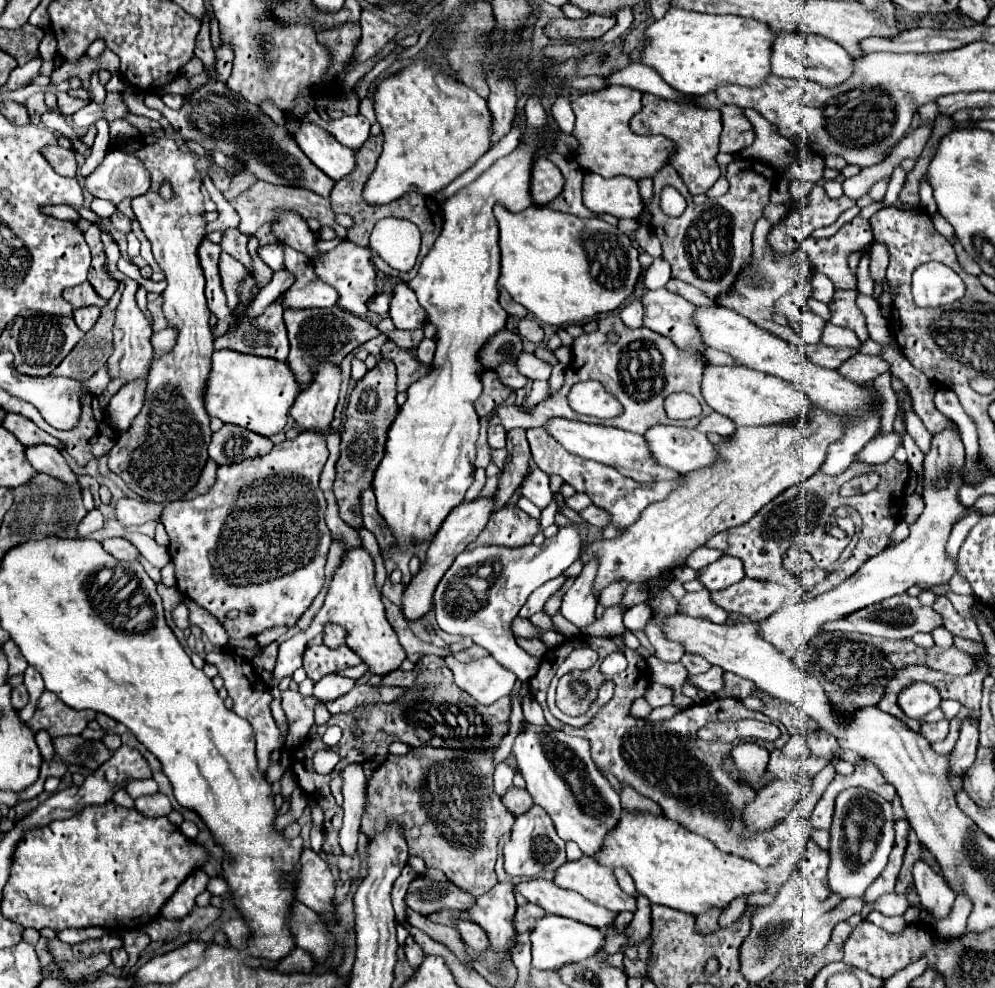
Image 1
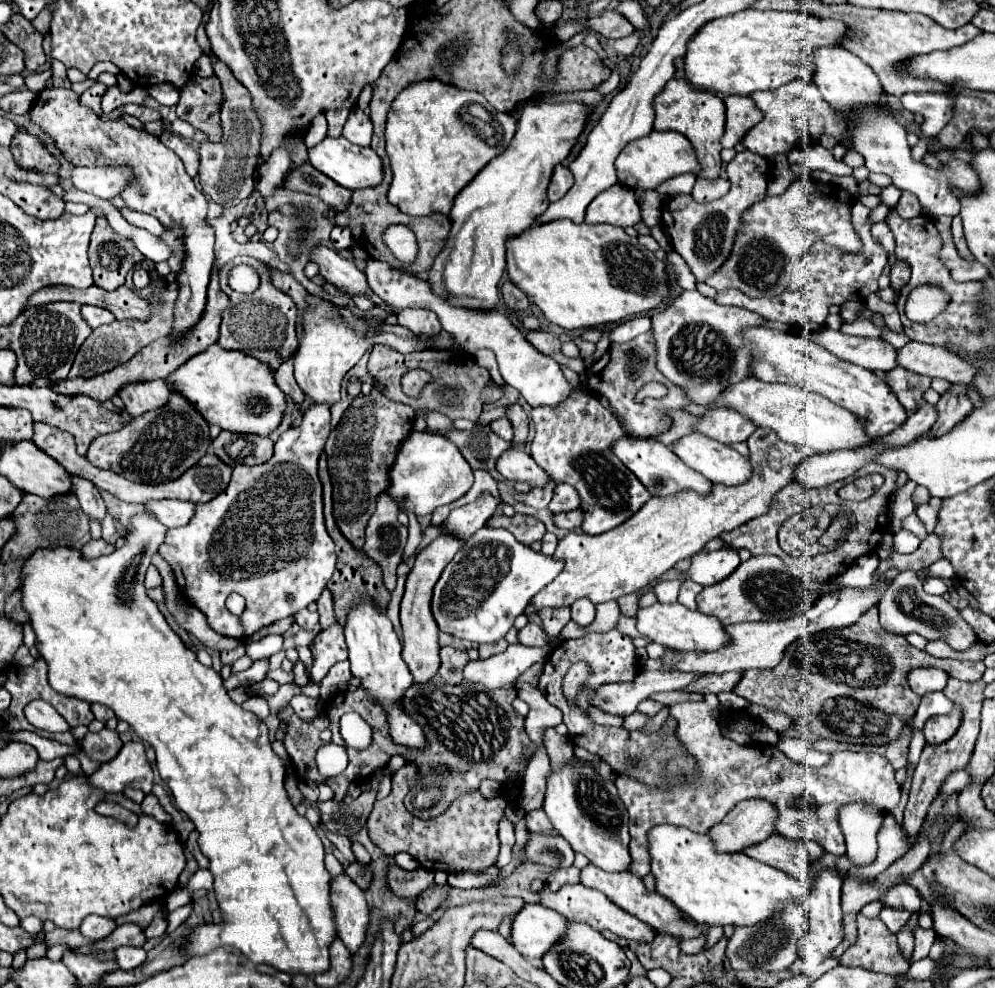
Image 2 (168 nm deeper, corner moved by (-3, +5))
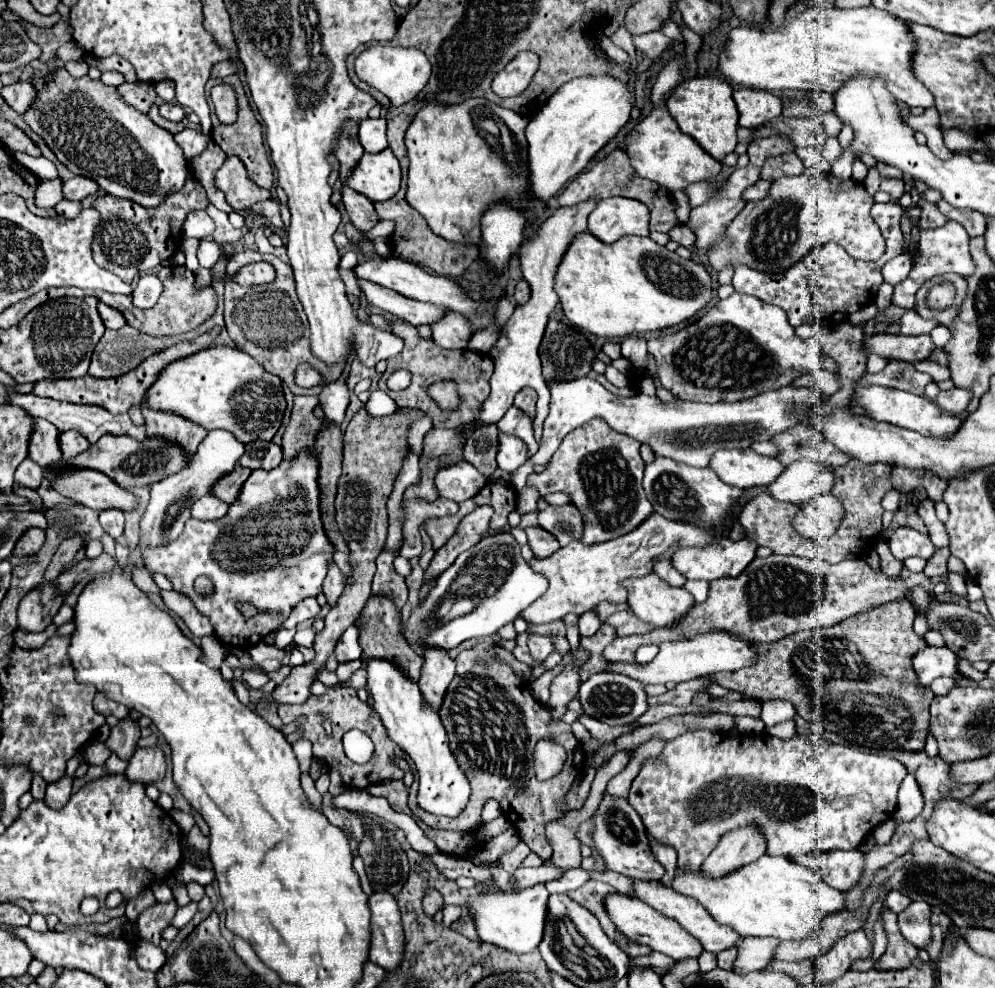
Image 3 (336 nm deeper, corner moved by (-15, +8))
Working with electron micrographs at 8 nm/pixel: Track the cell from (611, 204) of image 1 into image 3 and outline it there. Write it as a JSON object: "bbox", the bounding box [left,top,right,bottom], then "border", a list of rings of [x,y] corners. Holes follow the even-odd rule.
{"bbox":[588,198,648,244],"border":[[[606,198],[588,216],[588,232],[604,244],[614,244],[620,236],[648,236],[648,208],[630,198]]]}

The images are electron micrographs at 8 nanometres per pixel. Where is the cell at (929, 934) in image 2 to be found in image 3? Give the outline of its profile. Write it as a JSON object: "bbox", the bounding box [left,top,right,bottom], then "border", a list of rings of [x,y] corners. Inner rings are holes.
{"bbox":[898,902,932,948],"border":[[[912,902],[902,914],[898,914],[898,926],[902,936],[916,948],[924,948],[932,940],[930,916],[932,916],[932,910],[928,902]]]}

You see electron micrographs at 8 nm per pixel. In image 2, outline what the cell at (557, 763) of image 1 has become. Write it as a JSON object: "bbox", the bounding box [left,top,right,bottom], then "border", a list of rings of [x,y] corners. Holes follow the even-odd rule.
{"bbox":[542,759,628,871],"border":[[[574,759],[570,765],[552,769],[546,779],[546,795],[542,809],[554,829],[572,845],[574,851],[588,857],[590,863],[604,871],[628,871],[628,813],[618,797],[614,783],[604,783],[588,761]]]}

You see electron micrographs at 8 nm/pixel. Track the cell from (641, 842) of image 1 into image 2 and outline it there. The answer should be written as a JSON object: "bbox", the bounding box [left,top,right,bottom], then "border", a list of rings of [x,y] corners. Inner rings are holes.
{"bbox":[648,825,810,925],"border":[[[656,825],[648,831],[648,853],[650,853],[650,869],[656,881],[656,893],[664,895],[672,901],[680,911],[688,913],[696,923],[708,925],[754,925],[766,917],[770,917],[780,901],[800,901],[804,903],[810,889],[804,887],[798,879],[764,865],[744,853],[720,853],[716,851],[712,839],[702,833],[688,831],[686,827],[676,825]]]}

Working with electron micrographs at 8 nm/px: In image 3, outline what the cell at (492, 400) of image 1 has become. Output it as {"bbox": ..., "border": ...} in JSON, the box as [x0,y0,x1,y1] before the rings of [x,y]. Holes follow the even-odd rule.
{"bbox":[378,320,494,428],"border":[[[392,320],[390,322],[390,330],[400,336],[404,340],[404,350],[392,358],[388,358],[388,370],[386,374],[380,378],[378,388],[386,392],[386,378],[398,370],[398,368],[406,368],[408,372],[412,372],[412,384],[404,390],[404,392],[388,392],[388,396],[400,406],[400,408],[416,408],[422,410],[428,418],[432,418],[434,428],[454,428],[466,422],[472,422],[476,418],[476,412],[480,408],[480,404],[484,402],[484,396],[490,394],[490,376],[494,372],[494,364],[492,358],[488,354],[482,352],[472,352],[472,350],[444,350],[438,344],[434,344],[432,340],[424,340],[418,336],[418,330],[408,324],[406,320]],[[442,380],[452,380],[456,382],[456,390],[460,396],[460,406],[456,410],[440,410],[440,406],[430,398],[428,388],[436,382]]]}

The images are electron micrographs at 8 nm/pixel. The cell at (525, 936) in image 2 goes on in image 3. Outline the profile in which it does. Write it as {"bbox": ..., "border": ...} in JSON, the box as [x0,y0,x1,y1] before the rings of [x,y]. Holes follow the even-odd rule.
{"bbox":[464,884,548,952],"border":[[[536,884],[534,888],[518,892],[480,892],[478,896],[468,898],[464,908],[466,918],[474,922],[474,928],[482,942],[490,942],[512,952],[532,952],[534,948],[538,948],[542,940],[546,900],[548,900],[546,886]]]}

